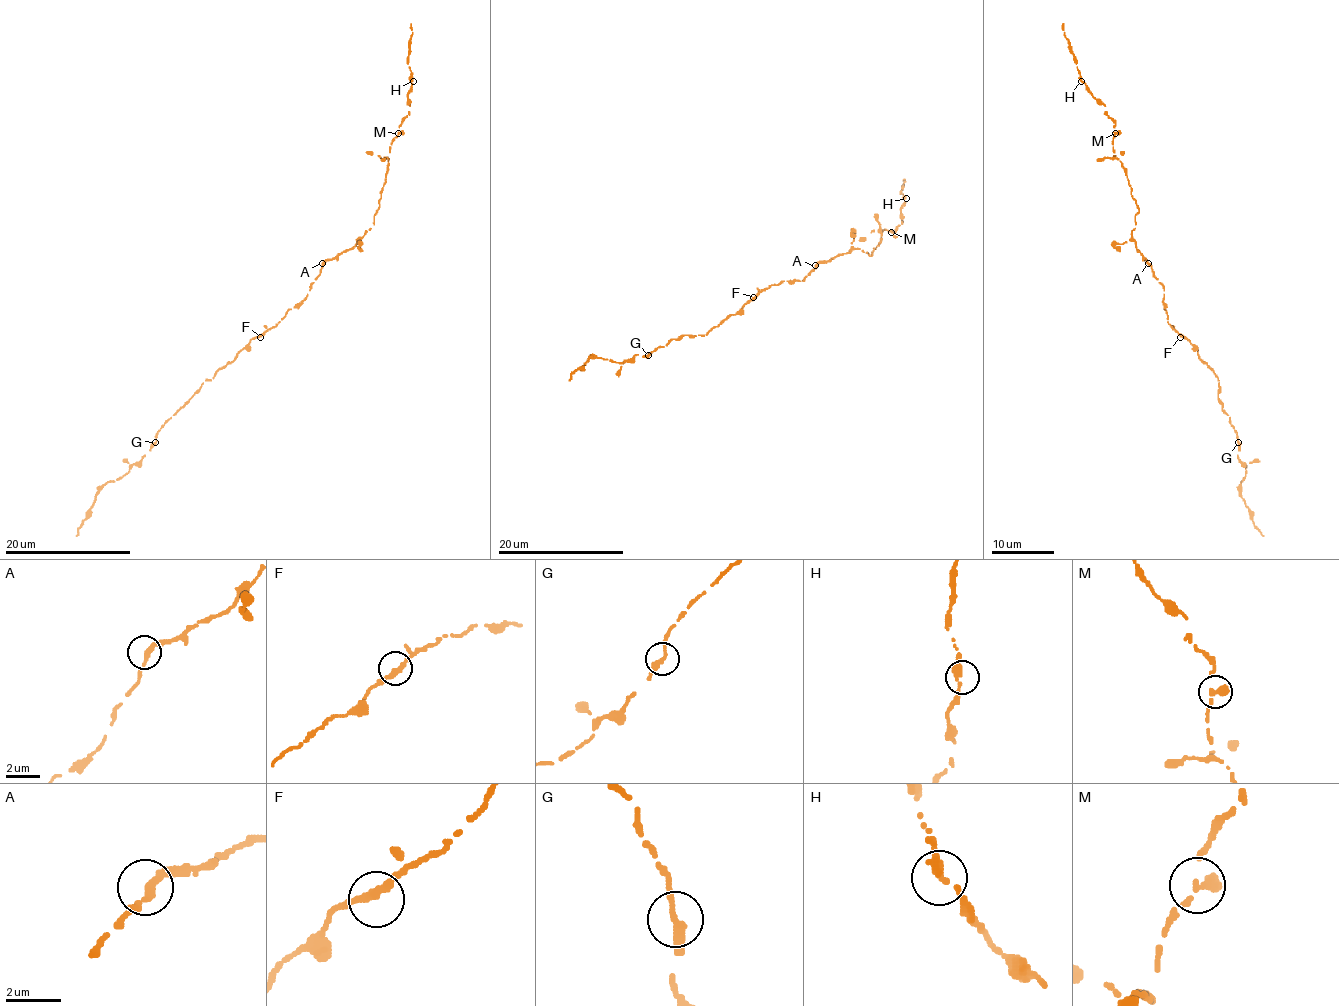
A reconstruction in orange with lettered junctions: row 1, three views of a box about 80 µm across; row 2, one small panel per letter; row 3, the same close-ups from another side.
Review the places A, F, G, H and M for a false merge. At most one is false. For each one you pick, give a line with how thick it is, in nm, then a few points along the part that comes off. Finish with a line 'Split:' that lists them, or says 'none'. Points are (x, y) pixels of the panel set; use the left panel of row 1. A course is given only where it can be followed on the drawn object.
Split: none

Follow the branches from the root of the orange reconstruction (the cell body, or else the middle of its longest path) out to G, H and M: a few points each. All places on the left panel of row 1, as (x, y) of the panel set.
G: (301, 302), (290, 309), (275, 326), (254, 337), (213, 378), (202, 382), (157, 432), (155, 442)
H: (301, 302), (322, 265), (348, 250), (373, 224), (391, 142), (409, 111), (408, 94), (413, 81)
M: (301, 302), (320, 274), (322, 265), (348, 250), (373, 224), (386, 177), (391, 142), (398, 133)

